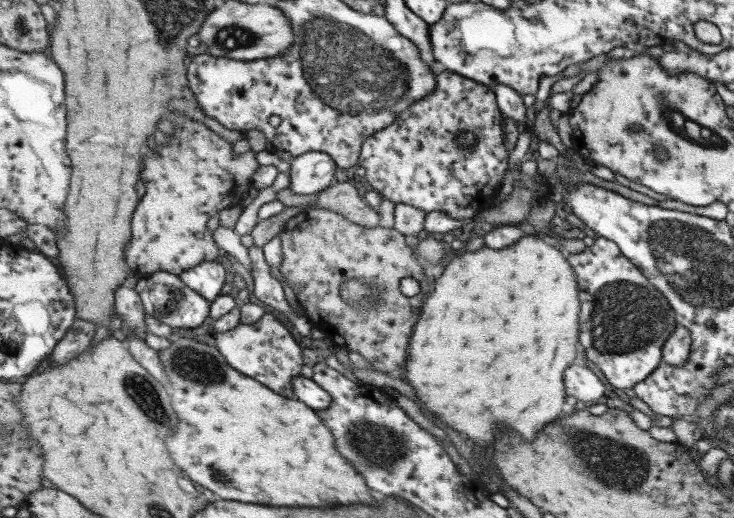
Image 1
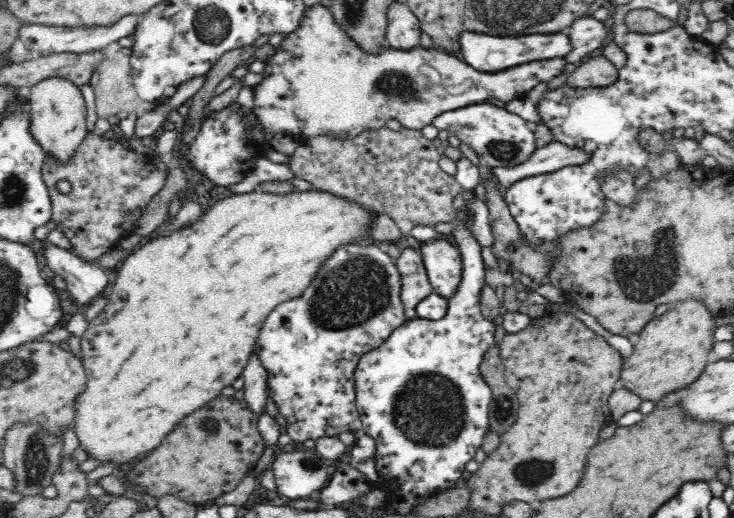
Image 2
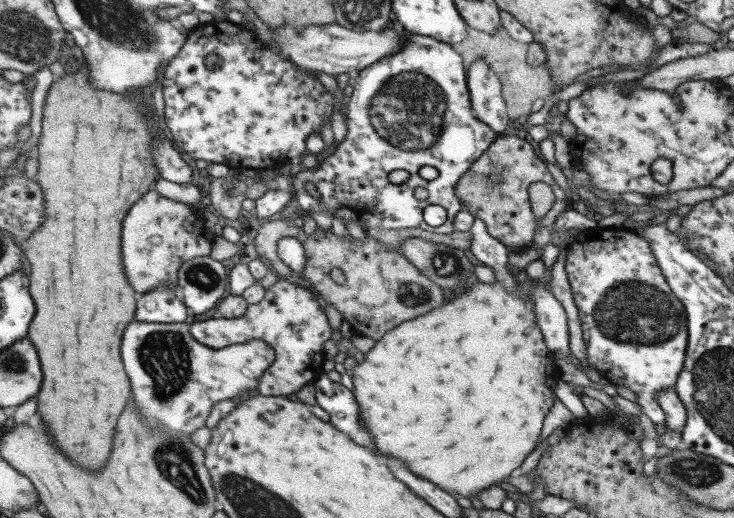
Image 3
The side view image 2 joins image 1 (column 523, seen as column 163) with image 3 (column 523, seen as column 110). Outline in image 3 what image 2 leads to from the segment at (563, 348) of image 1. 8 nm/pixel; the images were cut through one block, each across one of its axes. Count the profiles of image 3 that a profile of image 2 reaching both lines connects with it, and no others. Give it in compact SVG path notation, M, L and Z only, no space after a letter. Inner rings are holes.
M481 281L474 282L464 291L457 291L447 295L445 302L429 310L424 315L400 322L391 330L388 330L379 340L375 341L373 347L364 354L363 361L357 363L357 366L349 368L349 375L353 384L351 394L353 400L359 404L359 414L361 422L373 436L373 442L377 450L385 456L395 456L407 464L407 468L433 482L439 489L446 493L454 492L461 494L462 497L477 496L480 490L495 485L505 478L516 475L516 471L525 457L536 446L537 439L541 432L543 418L547 414L554 401L553 388L555 383L560 380L558 371L553 362L553 357L548 352L546 344L542 339L539 327L537 326L534 313L533 299L527 294L521 293L516 288L515 292L509 292L499 281L484 283Z

